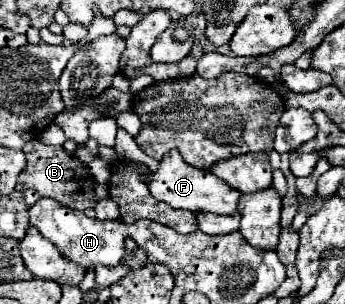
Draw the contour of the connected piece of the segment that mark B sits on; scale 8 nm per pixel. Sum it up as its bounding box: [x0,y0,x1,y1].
[17,140,97,210]

